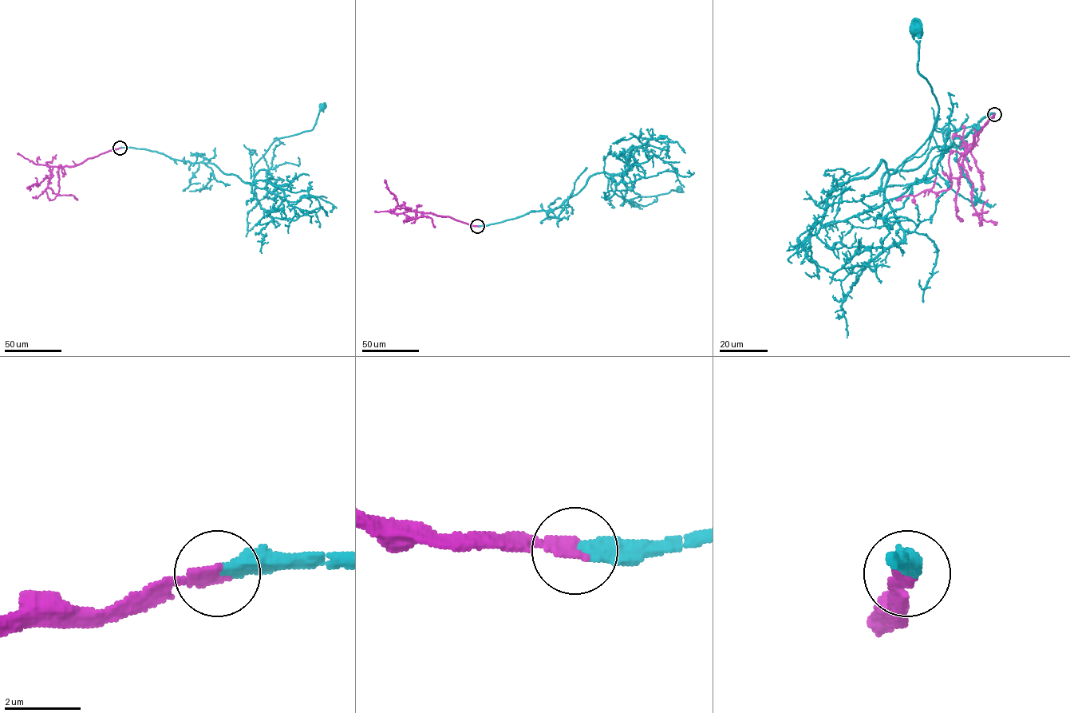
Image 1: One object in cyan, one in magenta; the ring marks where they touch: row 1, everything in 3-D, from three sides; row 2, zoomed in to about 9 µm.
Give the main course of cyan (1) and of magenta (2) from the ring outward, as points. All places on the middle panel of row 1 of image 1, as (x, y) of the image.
1: (477, 226), (556, 208), (576, 195), (590, 176), (602, 172), (611, 176), (612, 190), (626, 200), (680, 188)
2: (477, 226), (399, 206), (384, 180)

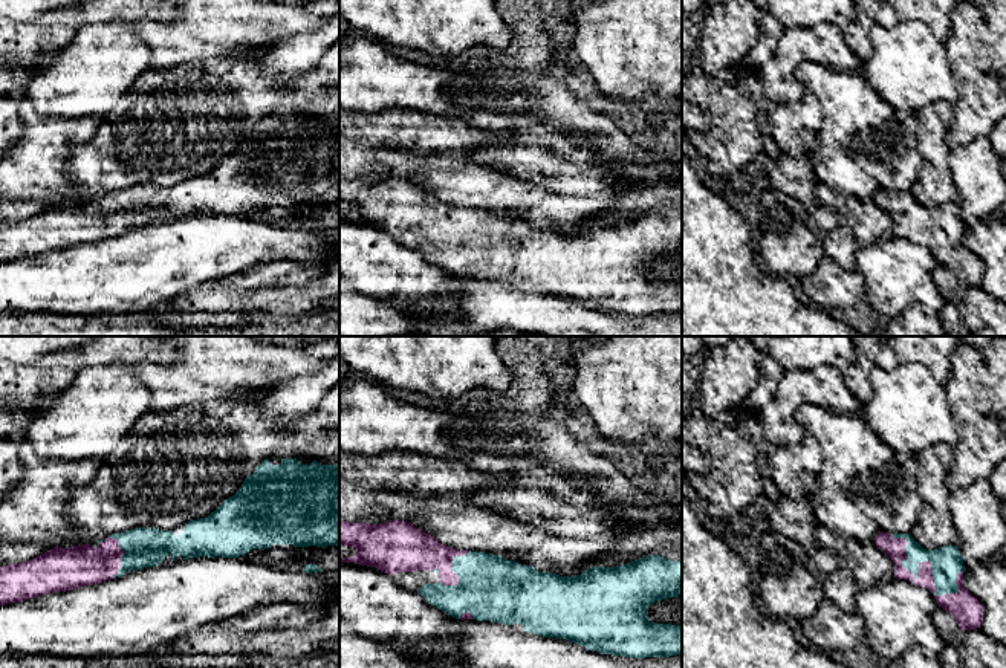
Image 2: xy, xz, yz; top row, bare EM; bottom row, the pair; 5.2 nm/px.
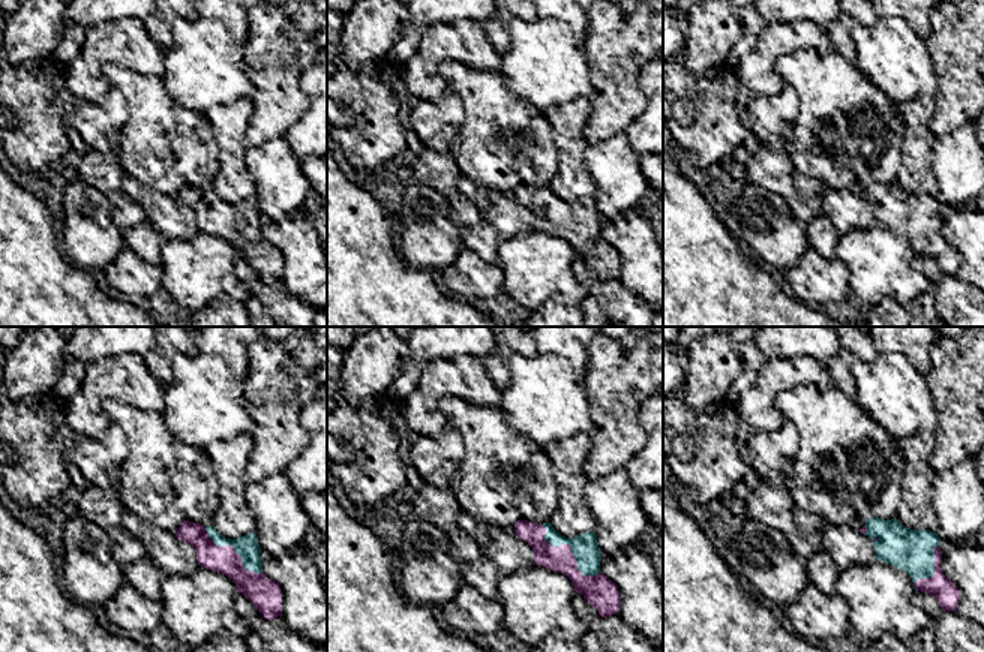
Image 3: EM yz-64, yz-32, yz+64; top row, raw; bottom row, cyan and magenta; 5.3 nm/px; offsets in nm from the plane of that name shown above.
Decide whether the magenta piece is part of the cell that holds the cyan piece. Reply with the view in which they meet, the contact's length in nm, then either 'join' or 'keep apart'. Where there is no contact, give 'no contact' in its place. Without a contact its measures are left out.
meets cyan in yz; contact 460 nm long; join

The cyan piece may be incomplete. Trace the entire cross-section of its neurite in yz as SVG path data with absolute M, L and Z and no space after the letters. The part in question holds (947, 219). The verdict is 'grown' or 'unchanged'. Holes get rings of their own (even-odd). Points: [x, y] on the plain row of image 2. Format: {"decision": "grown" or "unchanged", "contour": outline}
{"decision": "grown", "contour": "M878 190L875 202L894 220L894 234L928 246L960 287L980 286L983 263L963 243L963 216L957 203L923 206L910 191Z"}

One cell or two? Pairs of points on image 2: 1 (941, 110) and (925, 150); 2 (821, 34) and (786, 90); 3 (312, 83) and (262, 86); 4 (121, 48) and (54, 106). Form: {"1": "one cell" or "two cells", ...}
{"1": "one cell", "2": "one cell", "3": "two cells", "4": "one cell"}

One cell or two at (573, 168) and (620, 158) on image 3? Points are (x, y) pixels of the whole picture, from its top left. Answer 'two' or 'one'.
two

